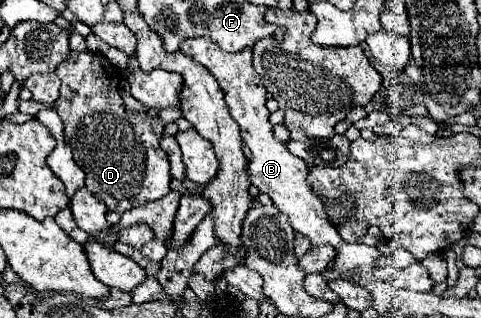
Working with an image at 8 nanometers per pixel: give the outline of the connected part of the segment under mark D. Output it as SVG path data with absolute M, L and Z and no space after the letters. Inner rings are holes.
M70 51L68 59L58 67L56 75L60 77L60 95L56 99L56 113L64 121L64 137L70 143L74 161L86 173L86 189L102 201L108 211L124 213L132 207L138 207L148 201L156 201L170 191L170 163L166 153L160 149L160 137L164 123L158 117L146 113L130 111L118 95L118 69L100 53Z

